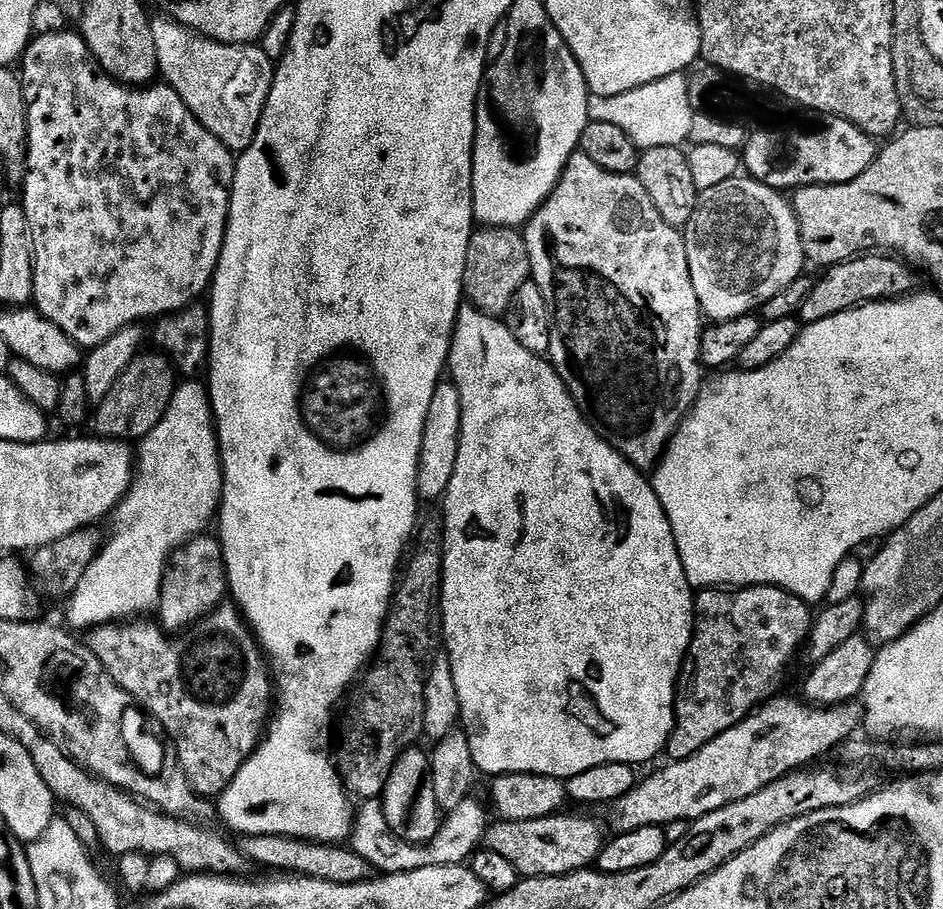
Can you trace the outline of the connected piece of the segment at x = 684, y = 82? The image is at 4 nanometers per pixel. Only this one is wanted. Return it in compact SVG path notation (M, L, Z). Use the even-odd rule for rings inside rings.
M684 74L655 80L646 86L626 90L626 94L588 97L589 121L610 122L620 127L625 134L630 134L630 138L641 150L658 146L681 147L690 134L693 115L689 77Z

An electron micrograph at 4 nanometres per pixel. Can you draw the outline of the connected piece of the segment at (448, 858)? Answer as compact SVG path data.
M470 798L458 806L458 810L447 813L443 817L438 834L428 844L411 844L400 840L390 830L390 826L384 817L384 809L376 800L366 800L359 805L354 816L350 847L357 852L366 862L372 864L373 869L381 873L409 872L415 868L426 866L454 866L471 861L473 852L484 844L484 835L490 827L490 819L484 813L482 805L476 798Z

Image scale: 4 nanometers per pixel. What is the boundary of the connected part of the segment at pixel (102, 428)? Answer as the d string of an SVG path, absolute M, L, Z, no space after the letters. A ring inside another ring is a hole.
M156 354L157 356L144 355L137 355L136 359L130 362L130 366L126 366L126 370L120 375L118 382L114 382L110 394L106 394L104 401L95 409L95 435L99 439L139 442L144 439L146 434L150 434L150 430L154 430L154 426L158 426L158 422L162 422L162 414L166 414L166 406L170 406L170 398L178 383L178 373L172 367L172 362L167 356L163 354Z

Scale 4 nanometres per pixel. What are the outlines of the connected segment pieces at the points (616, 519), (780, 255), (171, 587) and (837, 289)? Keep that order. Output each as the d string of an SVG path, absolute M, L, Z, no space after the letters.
M471 306L461 307L456 313L456 329L452 331L452 345L448 351L447 371L451 383L456 385L458 398L462 398L462 430L458 442L458 466L454 466L454 478L450 478L448 492L442 501L442 523L444 526L444 581L440 591L440 622L442 625L442 644L450 662L450 670L454 674L454 690L458 690L460 703L460 724L462 731L468 736L470 754L474 754L474 766L477 773L486 774L491 778L502 774L529 772L539 776L549 776L555 780L567 782L574 774L582 774L582 770L594 770L594 766L602 766L610 762L641 766L647 760L663 753L668 747L668 739L676 724L676 682L680 679L680 667L684 664L684 656L692 641L692 631L696 621L696 597L691 582L686 578L686 570L682 566L682 558L678 558L678 546L674 542L674 534L670 530L670 522L666 518L666 510L662 510L662 502L658 502L658 494L654 494L652 481L641 469L635 468L629 460L622 458L618 450L614 450L588 425L586 419L578 410L570 390L556 373L556 367L543 355L526 350L510 334L507 323L503 319L487 316Z
M693 144L687 153L699 195L694 214L682 231L701 313L712 322L755 313L805 271L798 218L791 203L775 188L747 174L732 176L742 168L737 149Z
M198 535L187 540L182 547L175 548L164 568L158 623L169 634L180 634L191 628L215 608L221 607L229 595L222 546L215 535L208 535Z
M861 254L843 264L833 264L823 273L821 280L817 279L806 302L802 302L798 313L801 325L807 326L814 322L822 322L822 318L834 318L834 314L842 314L851 308L858 308L862 304L875 304L878 300L894 300L903 298L913 291L917 273L903 259L892 254Z

